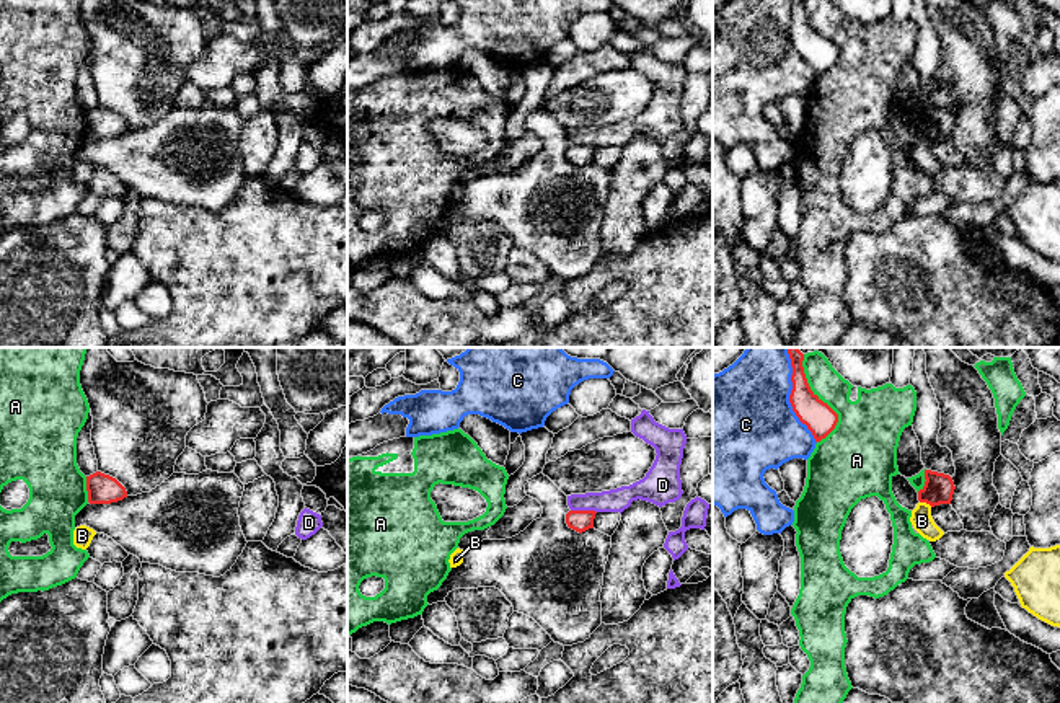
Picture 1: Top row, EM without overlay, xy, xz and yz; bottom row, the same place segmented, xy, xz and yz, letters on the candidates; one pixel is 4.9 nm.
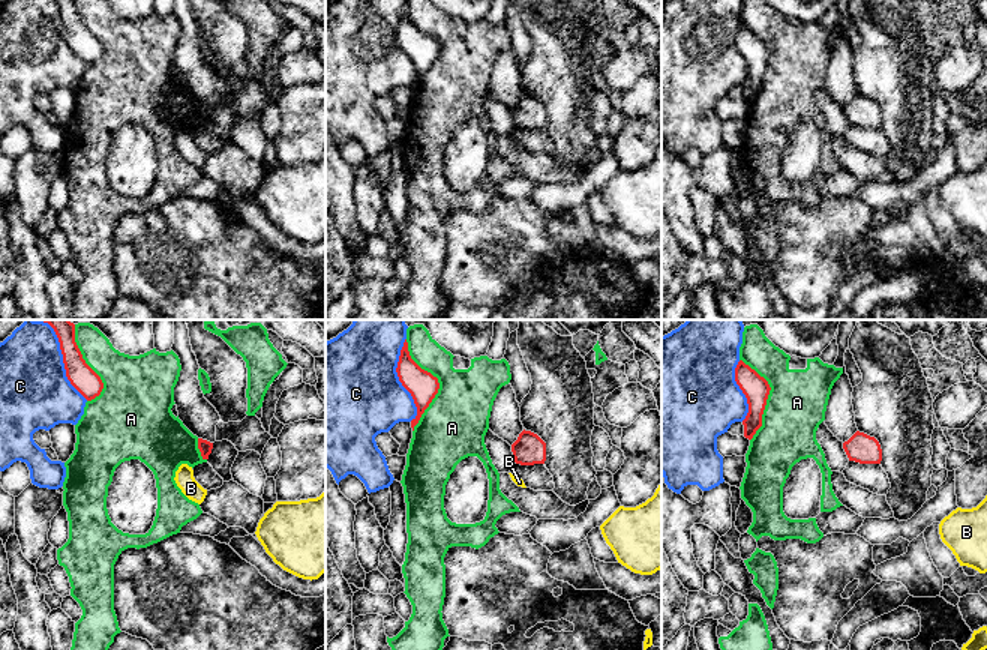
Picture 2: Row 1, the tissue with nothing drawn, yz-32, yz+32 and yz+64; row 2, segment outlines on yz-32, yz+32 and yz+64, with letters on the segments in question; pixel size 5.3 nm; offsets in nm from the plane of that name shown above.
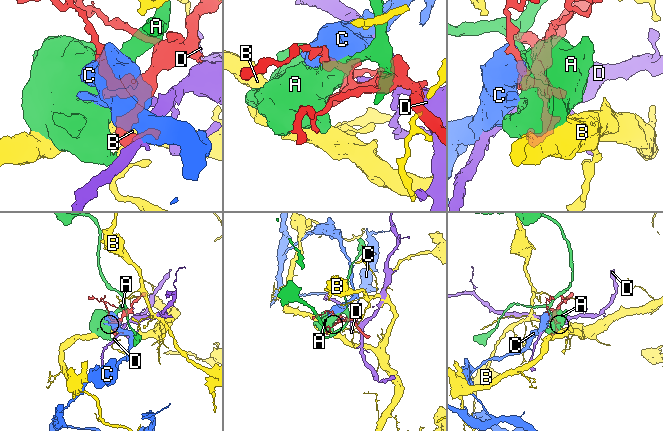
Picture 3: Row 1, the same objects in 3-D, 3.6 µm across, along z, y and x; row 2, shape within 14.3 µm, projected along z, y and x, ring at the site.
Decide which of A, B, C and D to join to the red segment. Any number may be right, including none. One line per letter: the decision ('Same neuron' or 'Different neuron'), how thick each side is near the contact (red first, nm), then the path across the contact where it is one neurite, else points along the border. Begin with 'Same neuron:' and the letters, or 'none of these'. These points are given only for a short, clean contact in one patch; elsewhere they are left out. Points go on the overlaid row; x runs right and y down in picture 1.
Same neuron: none of these
A: Different neuron. Thickness 160 nm (red) against 260 nm
B: Different neuron. Thickness 150 nm (red) against 110 nm. Boundary: yz (920, 501), (931, 506)
C: Different neuron. Thickness 160 nm (red) against 480 nm
D: Different neuron. Thickness 110 nm (red) against 120 nm. Boundary: xz (571, 509), (592, 509), (596, 512)

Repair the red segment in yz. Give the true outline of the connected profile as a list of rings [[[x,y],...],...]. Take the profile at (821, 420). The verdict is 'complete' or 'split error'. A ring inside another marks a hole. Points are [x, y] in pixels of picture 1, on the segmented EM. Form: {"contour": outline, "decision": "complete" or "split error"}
{"contour": [[[789,347],[788,354],[793,367],[789,403],[815,442],[820,442],[835,429],[838,414],[810,390],[802,367],[804,354],[797,347]]], "decision": "complete"}

